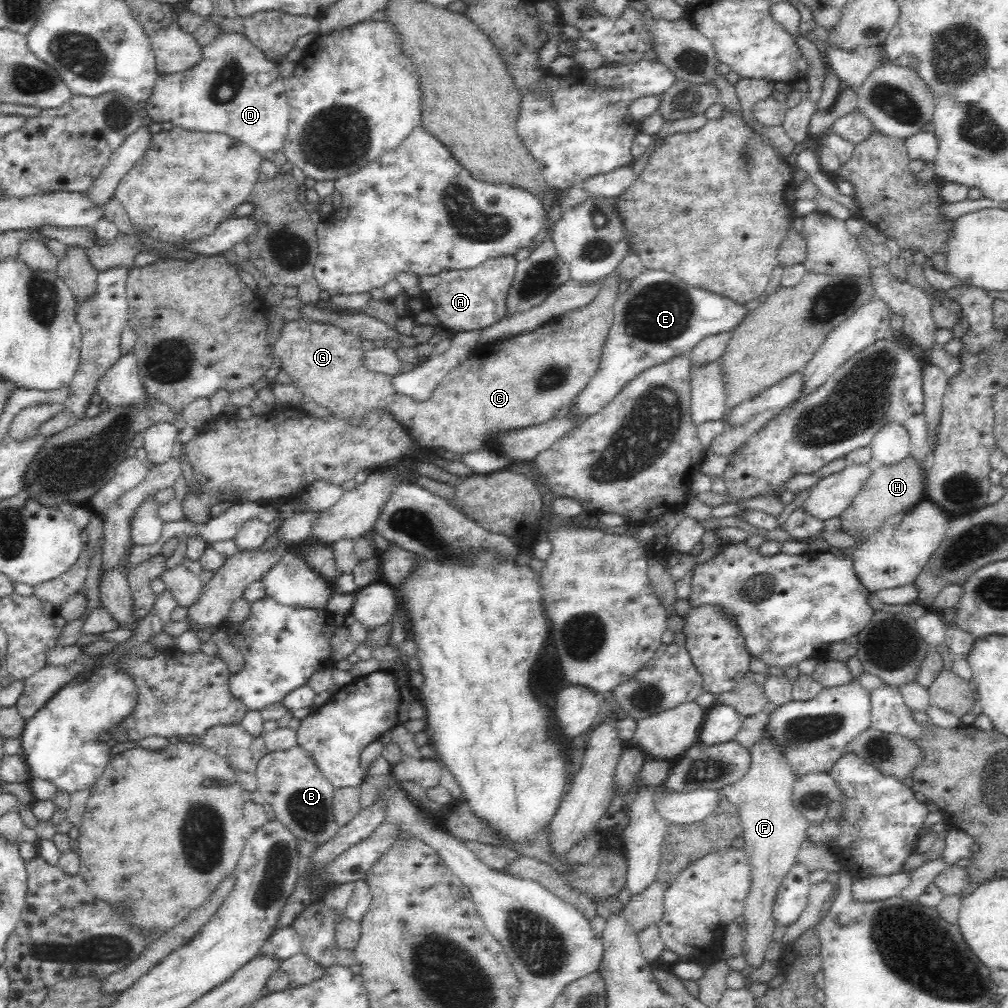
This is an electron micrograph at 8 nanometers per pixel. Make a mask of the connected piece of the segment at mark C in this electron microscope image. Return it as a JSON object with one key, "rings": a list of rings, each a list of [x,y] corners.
{"rings":[[[614,272],[606,285],[586,306],[569,310],[542,326],[516,336],[490,344],[479,345],[460,366],[456,366],[442,384],[434,390],[428,402],[415,402],[413,398],[396,392],[390,396],[390,413],[405,426],[418,447],[444,448],[461,455],[479,448],[493,447],[491,434],[496,431],[526,428],[552,419],[556,410],[562,410],[588,386],[600,366],[608,332],[614,320],[614,303],[620,281]]]}

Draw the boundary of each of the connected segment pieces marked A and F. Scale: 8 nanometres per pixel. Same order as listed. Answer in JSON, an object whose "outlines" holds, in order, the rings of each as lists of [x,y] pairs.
{"outlines":[[[[508,255],[483,260],[474,268],[442,272],[438,286],[425,292],[425,310],[432,311],[442,326],[454,332],[484,329],[505,316],[505,298],[516,266],[515,256]]],[[[762,736],[751,751],[751,764],[740,780],[719,788],[719,792],[738,810],[743,823],[744,849],[752,865],[752,890],[744,904],[745,933],[743,957],[748,967],[762,968],[766,962],[768,944],[772,942],[775,925],[772,906],[778,887],[786,873],[797,861],[798,847],[808,838],[811,823],[800,814],[792,802],[795,778],[786,757],[776,749],[776,744]]]]}

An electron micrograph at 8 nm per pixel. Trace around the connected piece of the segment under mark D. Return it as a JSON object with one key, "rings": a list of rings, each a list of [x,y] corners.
{"rings":[[[220,30],[220,36],[202,48],[202,62],[190,70],[161,74],[154,84],[152,96],[146,101],[145,119],[155,122],[170,120],[174,127],[192,132],[219,132],[246,146],[252,147],[263,159],[273,162],[282,174],[292,174],[295,167],[284,154],[283,146],[290,126],[290,105],[283,78],[278,73],[278,62],[271,61],[247,37]]]}

